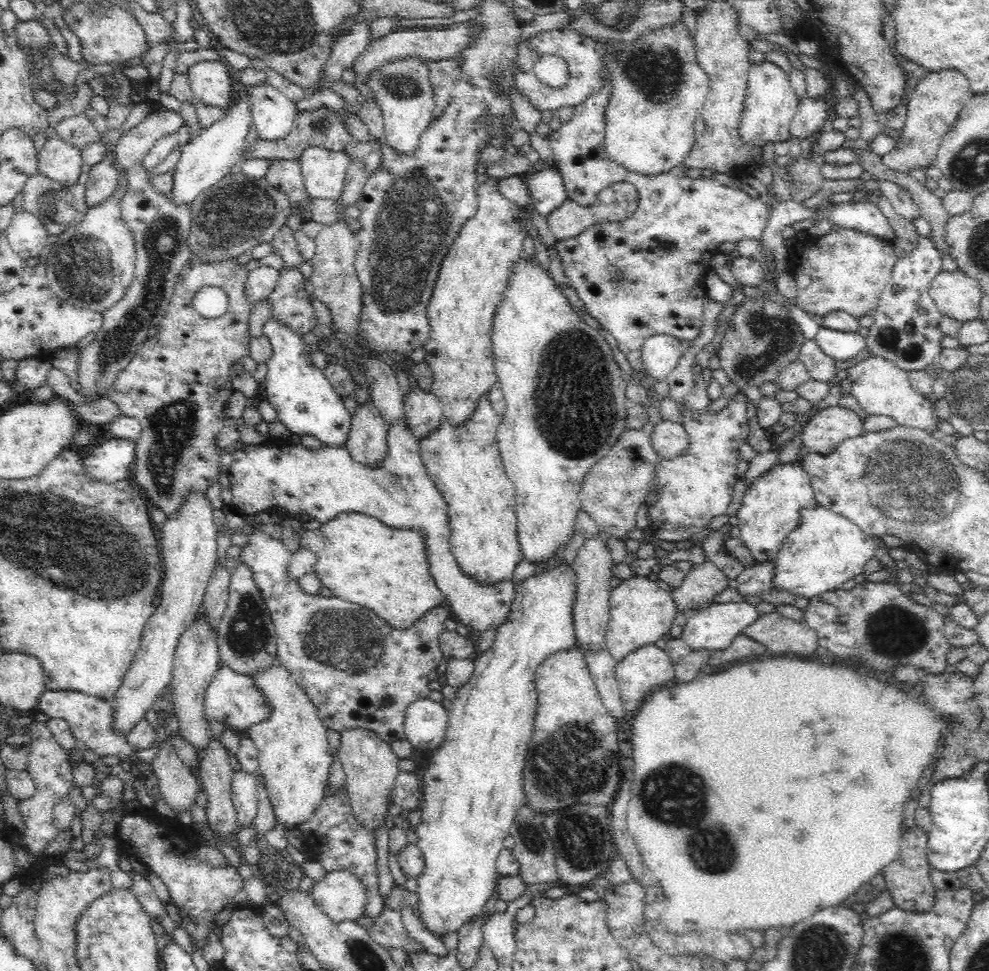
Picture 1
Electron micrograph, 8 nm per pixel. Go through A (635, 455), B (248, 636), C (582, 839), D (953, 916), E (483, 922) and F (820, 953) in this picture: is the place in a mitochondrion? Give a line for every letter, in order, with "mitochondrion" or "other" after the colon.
A: mitochondrion
B: mitochondrion
C: mitochondrion
D: other
E: other
F: mitochondrion

